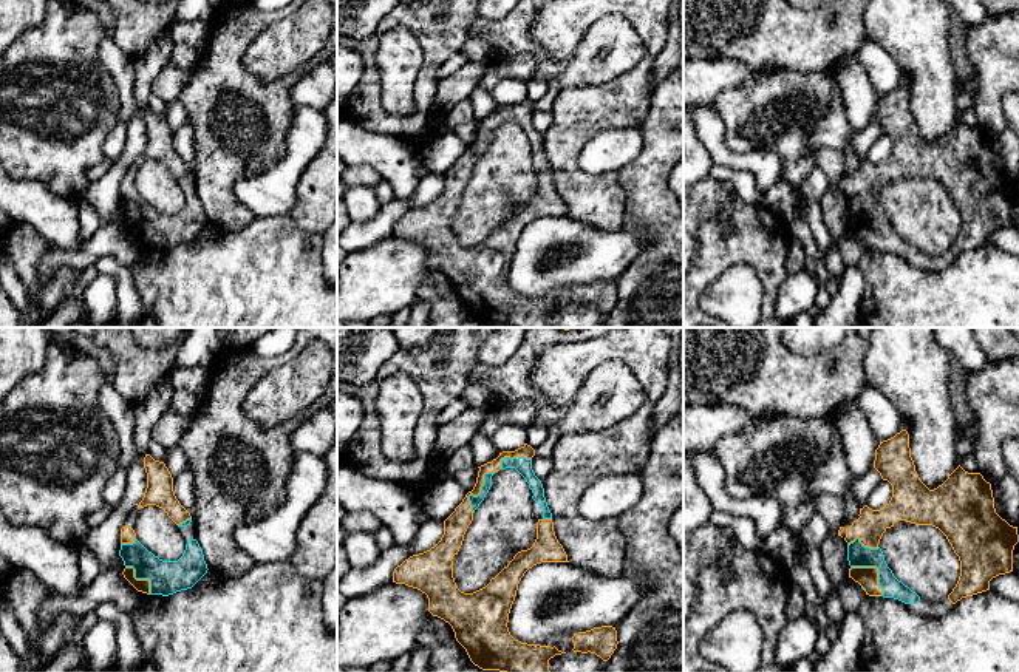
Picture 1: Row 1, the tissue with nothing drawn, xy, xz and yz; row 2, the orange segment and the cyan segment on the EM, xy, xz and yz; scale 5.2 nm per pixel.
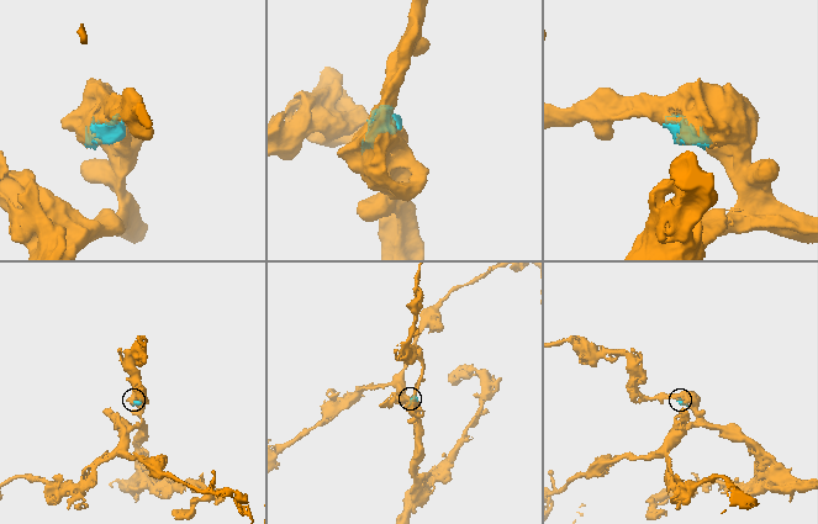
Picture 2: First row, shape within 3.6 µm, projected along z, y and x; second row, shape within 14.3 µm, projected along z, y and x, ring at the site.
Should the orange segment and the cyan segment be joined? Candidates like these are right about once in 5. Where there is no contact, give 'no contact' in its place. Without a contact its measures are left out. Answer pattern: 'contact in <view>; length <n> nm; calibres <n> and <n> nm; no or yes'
contact in xz; length 260 nm; calibres 120 and 60 nm; yes

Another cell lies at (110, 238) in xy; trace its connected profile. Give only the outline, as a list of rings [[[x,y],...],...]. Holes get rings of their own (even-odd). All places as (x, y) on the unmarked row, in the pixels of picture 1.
[[[113,221],[102,222],[96,233],[77,250],[51,246],[39,264],[39,278],[49,280],[60,267],[73,267],[79,273],[104,256],[111,255],[125,266],[136,260],[138,244]]]

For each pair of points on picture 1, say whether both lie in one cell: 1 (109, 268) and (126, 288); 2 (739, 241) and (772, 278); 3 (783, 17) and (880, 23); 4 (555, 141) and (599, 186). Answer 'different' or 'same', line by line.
1: same
2: same
3: different
4: same

